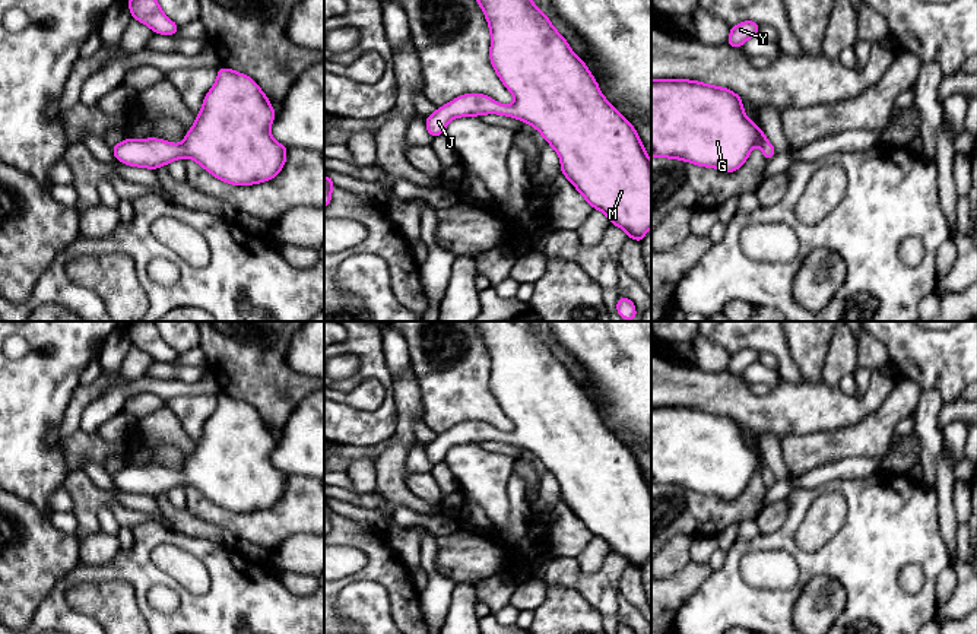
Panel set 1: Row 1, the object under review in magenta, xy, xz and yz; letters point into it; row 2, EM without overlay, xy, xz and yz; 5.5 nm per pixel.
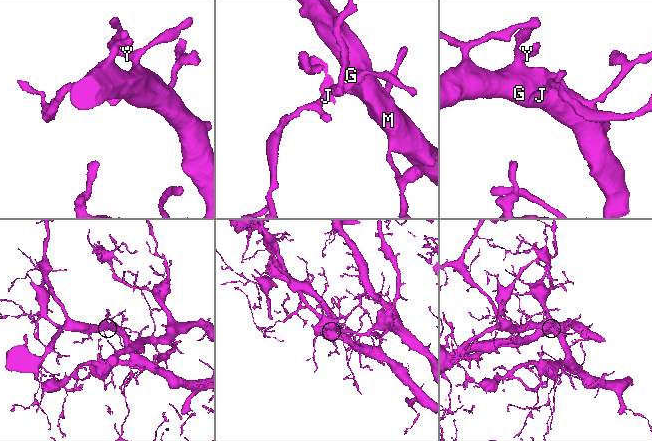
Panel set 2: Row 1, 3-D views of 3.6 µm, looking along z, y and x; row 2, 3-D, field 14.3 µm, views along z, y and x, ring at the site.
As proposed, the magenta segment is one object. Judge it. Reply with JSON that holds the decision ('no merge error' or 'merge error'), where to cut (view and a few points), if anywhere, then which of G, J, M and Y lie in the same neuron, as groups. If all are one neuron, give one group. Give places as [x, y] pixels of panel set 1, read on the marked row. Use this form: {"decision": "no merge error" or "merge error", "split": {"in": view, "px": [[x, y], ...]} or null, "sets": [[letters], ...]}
{"decision": "no merge error", "split": null, "sets": [["G", "J", "M", "Y"]]}

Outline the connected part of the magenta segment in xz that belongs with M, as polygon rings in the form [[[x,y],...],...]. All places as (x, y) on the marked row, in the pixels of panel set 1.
[[[478,0],[491,31],[491,64],[502,85],[513,93],[514,104],[502,105],[483,93],[466,93],[437,108],[425,118],[428,133],[444,134],[445,126],[457,117],[501,114],[532,124],[561,159],[561,172],[581,193],[586,202],[602,210],[612,225],[622,228],[629,238],[641,242],[651,228],[651,161],[634,126],[602,95],[600,88],[577,57],[567,39],[552,26],[548,16],[532,0]]]

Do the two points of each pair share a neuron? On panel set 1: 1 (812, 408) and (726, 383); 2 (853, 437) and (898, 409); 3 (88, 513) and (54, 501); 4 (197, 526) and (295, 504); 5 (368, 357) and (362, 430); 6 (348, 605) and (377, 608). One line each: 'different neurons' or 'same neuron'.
1: same neuron
2: same neuron
3: different neurons
4: different neurons
5: same neuron
6: same neuron

